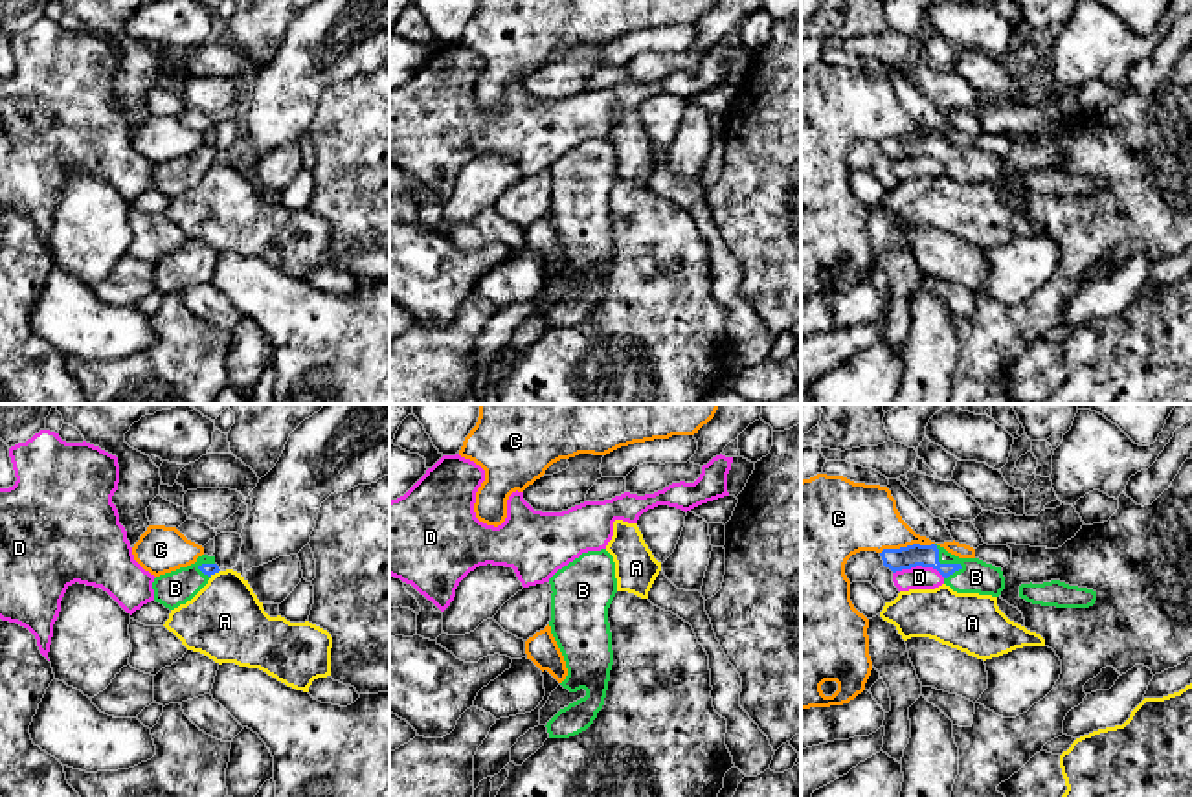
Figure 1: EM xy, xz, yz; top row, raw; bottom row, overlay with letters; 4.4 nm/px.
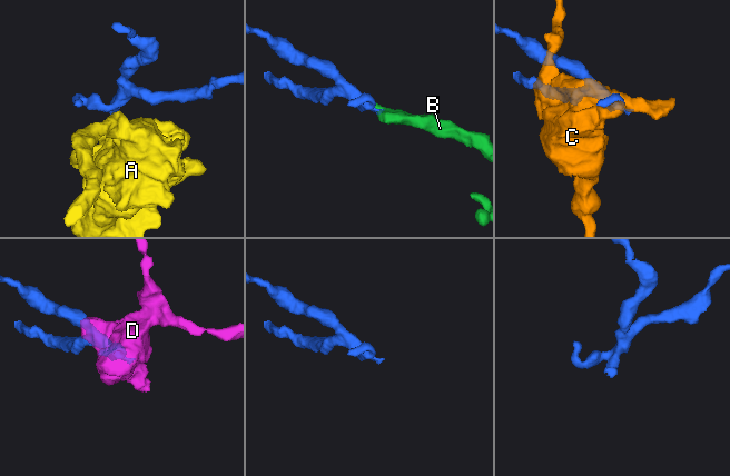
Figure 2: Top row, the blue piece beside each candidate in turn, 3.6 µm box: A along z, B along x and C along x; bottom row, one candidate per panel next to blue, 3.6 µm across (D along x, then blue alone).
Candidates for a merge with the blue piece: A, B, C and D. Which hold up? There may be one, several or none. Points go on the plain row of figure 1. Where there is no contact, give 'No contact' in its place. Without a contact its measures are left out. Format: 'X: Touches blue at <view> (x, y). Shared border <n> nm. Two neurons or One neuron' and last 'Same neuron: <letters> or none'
A: Touches blue at xy (213, 162). Shared border 50 nm. Two neurons
B: Touches blue at yz (943, 153). Shared border 170 nm. One neuron
C: Touches blue at yz (908, 134). Shared border 240 nm. Two neurons
D: Touches blue at yz (919, 153). Shared border 240 nm. Two neurons
Same neuron: B

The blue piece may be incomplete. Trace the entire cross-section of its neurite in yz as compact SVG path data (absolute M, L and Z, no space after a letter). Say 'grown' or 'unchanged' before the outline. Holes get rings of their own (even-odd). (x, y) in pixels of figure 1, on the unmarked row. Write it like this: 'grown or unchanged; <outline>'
grown; M913 132L900 138L883 138L880 145L883 154L893 162L916 154L933 156L944 165L944 173L957 182L999 185L1005 178L1001 156L979 147L959 147L937 132Z

